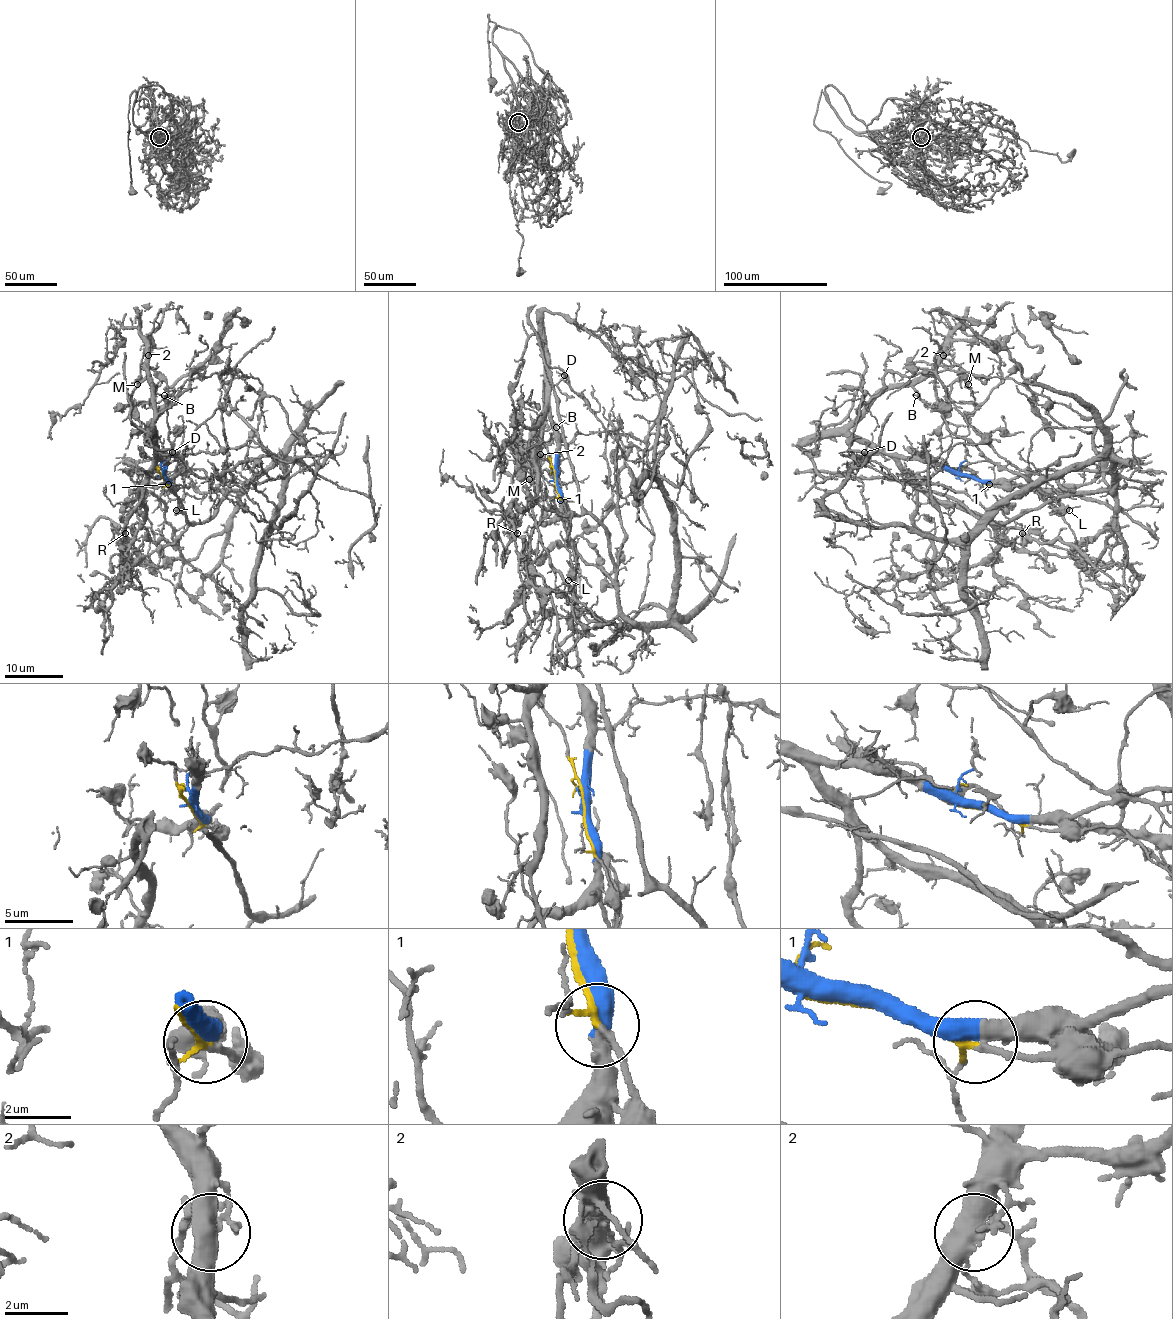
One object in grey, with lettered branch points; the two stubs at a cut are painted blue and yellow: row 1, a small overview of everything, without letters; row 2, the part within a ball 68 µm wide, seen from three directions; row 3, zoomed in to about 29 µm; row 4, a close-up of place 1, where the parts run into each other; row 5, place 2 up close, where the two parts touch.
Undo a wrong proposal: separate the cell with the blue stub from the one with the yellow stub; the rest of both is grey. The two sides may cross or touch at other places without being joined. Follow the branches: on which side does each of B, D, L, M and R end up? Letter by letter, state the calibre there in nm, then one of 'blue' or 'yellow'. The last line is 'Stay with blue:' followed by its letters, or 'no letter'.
B: 100 nm | blue
D: 100 nm | blue
L: 550 nm | yellow
M: 550 nm | blue
R: 100 nm | blue
Stay with blue: B, D, M, R

